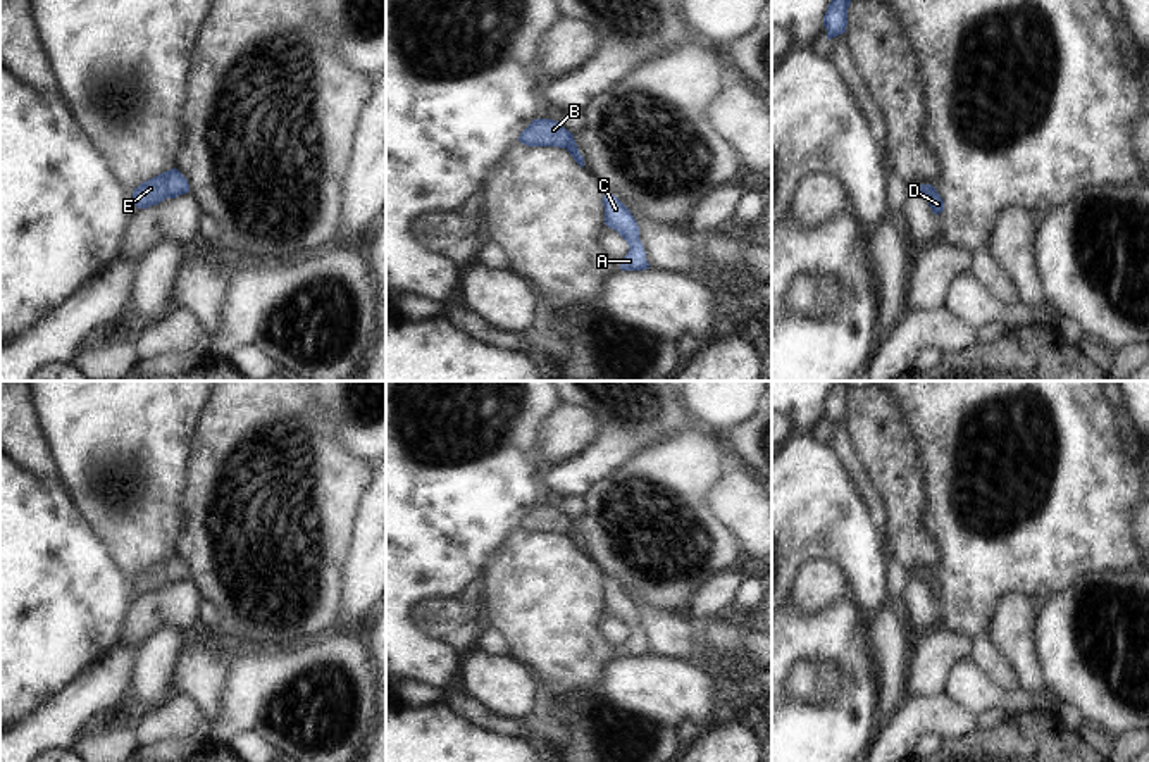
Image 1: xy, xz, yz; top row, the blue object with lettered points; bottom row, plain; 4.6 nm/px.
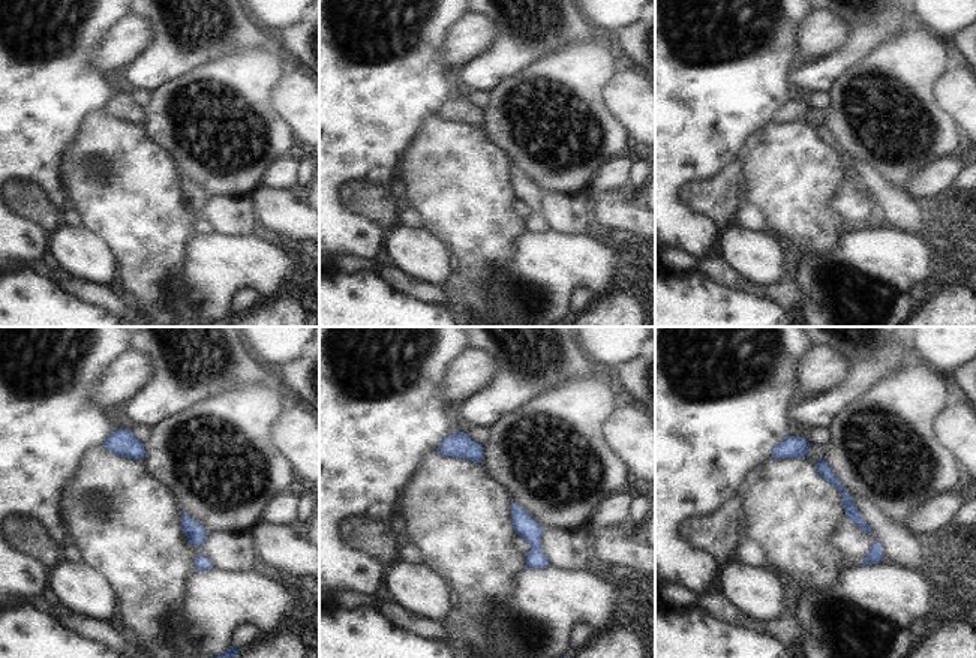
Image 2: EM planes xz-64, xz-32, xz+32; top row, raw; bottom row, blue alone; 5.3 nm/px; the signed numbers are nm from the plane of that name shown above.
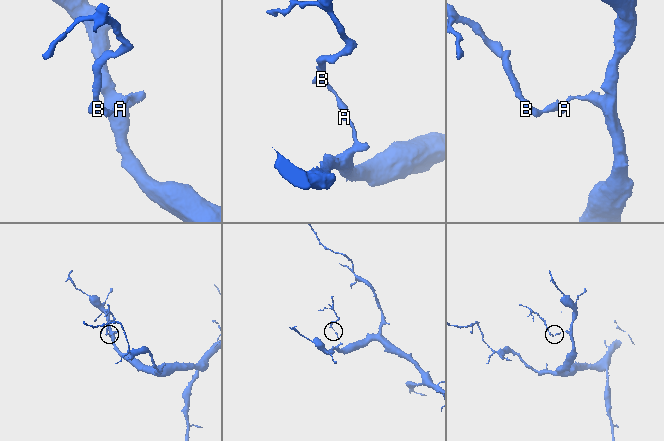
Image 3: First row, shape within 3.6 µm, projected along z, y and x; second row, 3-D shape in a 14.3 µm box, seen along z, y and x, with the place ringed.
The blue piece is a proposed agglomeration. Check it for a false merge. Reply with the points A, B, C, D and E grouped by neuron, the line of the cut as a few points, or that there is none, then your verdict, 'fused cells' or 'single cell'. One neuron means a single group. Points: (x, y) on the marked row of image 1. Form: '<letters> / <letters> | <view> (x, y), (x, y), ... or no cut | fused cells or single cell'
A B C D E | no cut | single cell

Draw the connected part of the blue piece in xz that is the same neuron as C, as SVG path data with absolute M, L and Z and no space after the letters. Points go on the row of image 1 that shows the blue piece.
M612 193L603 195L605 224L615 229L629 245L627 255L620 260L622 271L649 269L644 247L639 240L639 226L630 210Z

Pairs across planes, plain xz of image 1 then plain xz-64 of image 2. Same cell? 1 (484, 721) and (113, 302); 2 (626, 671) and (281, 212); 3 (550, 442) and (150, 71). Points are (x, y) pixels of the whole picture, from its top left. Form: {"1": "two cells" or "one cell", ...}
{"1": "one cell", "2": "two cells", "3": "two cells"}

